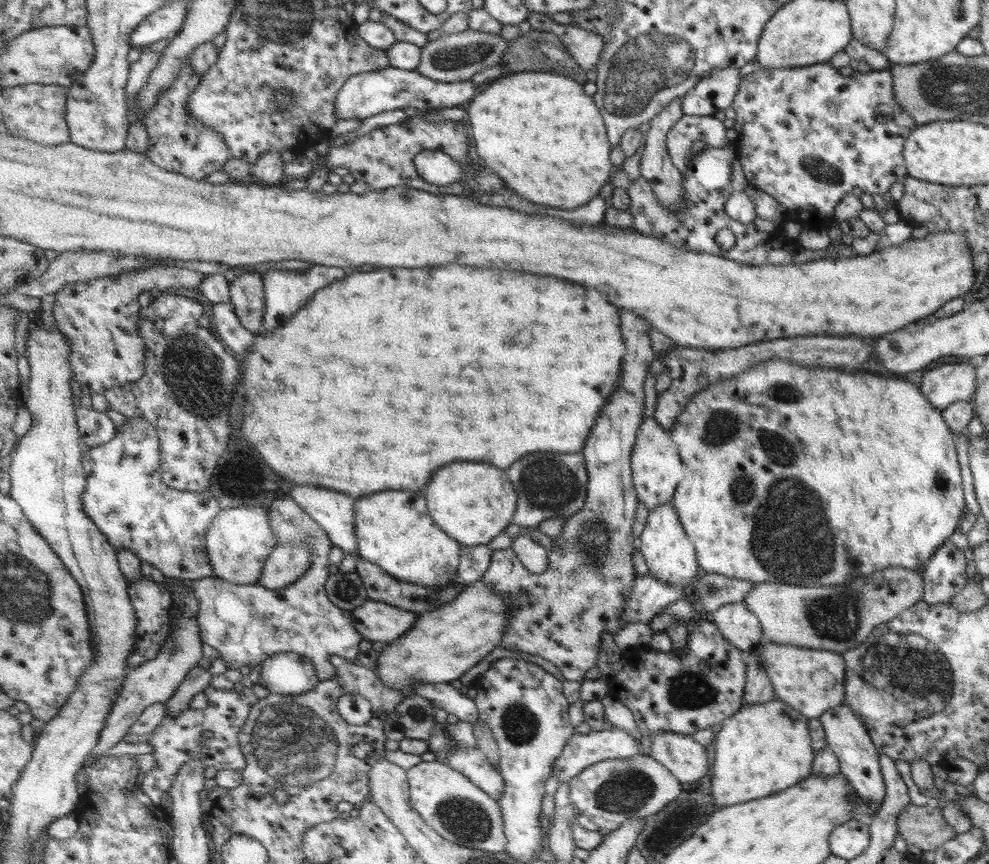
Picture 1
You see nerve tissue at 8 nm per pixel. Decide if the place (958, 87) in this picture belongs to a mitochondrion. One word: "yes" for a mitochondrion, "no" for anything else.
yes

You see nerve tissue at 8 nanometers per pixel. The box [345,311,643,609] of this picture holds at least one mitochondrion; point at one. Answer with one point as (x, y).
(548, 483)

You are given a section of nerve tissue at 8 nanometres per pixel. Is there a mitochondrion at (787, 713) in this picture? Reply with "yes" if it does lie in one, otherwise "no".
no

